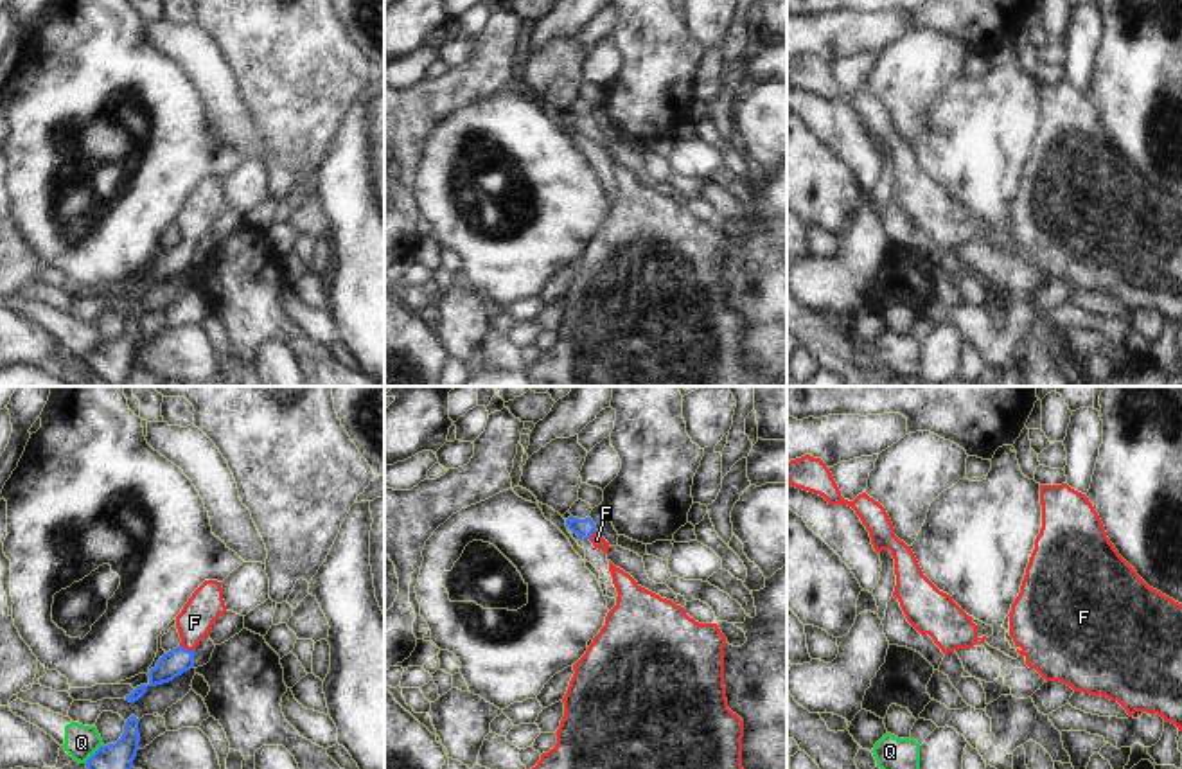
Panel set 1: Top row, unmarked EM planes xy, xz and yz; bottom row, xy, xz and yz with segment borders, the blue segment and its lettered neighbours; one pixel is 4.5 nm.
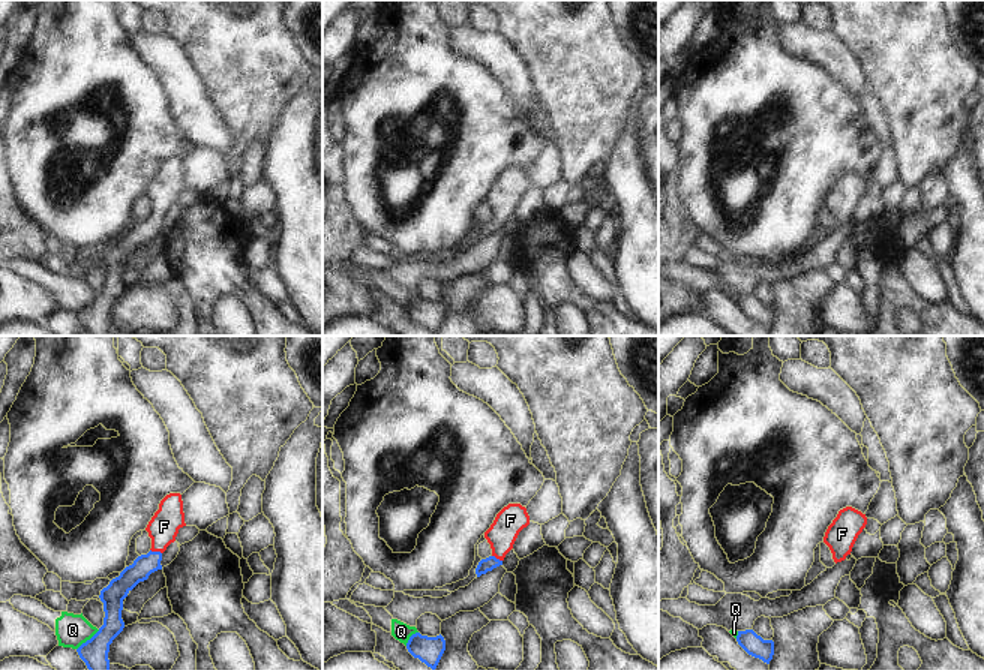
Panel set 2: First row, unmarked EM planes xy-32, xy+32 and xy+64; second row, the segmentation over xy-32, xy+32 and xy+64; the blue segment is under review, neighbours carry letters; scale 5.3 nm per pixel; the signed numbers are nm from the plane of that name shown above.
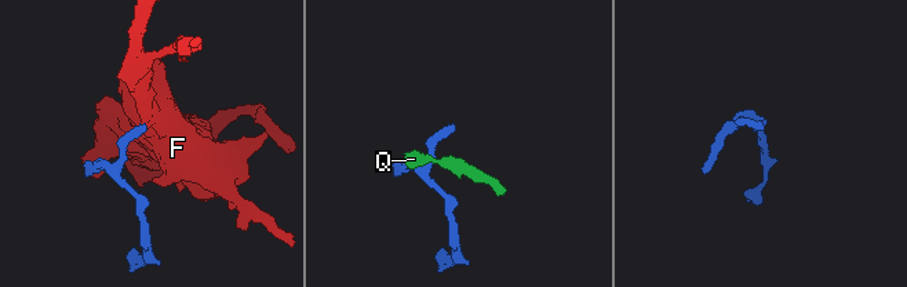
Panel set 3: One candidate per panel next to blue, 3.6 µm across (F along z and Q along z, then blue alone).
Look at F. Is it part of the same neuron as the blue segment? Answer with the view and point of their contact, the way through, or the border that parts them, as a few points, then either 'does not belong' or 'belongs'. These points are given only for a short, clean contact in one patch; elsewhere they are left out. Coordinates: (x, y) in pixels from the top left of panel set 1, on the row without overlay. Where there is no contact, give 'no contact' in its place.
meets blue in xy at (185, 247); runs through xy (173, 261), (185, 247), (194, 220); belongs

